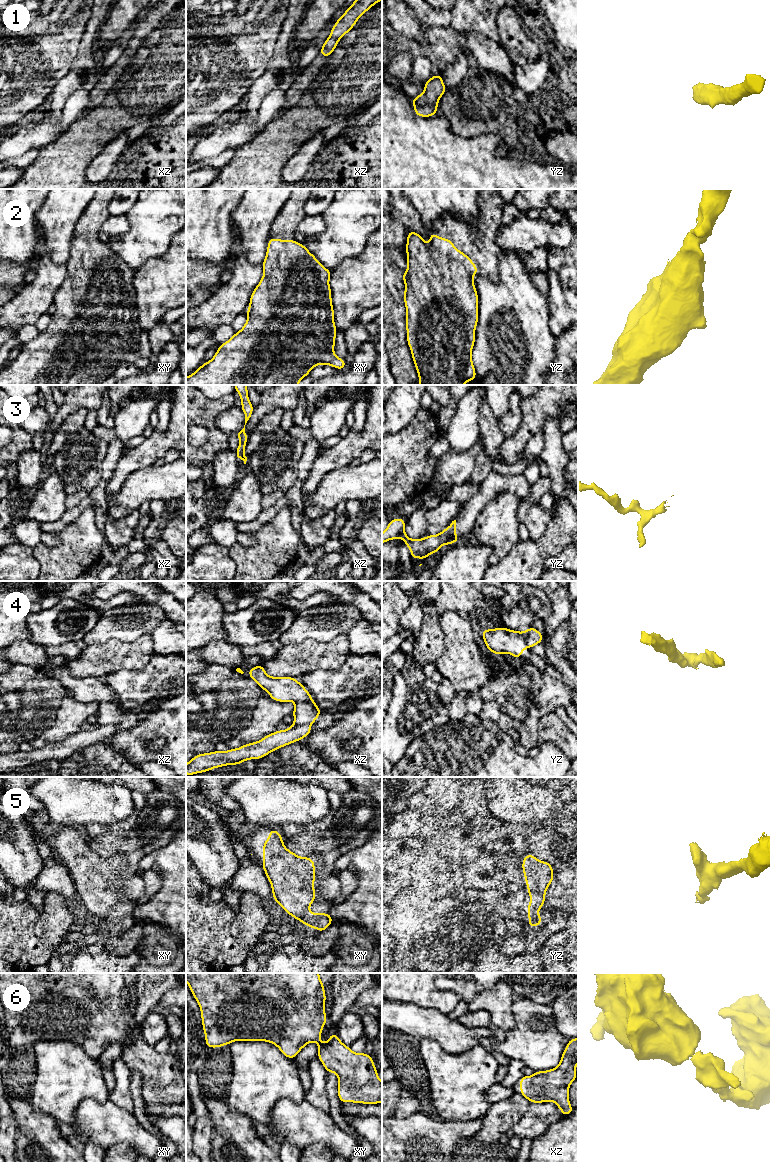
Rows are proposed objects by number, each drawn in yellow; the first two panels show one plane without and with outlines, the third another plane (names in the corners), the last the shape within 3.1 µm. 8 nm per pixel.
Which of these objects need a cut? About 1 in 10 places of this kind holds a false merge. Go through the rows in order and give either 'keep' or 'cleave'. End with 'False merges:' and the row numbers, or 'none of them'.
1: keep
2: keep
3: keep
4: cleave
5: keep
6: keep
False merges: 4

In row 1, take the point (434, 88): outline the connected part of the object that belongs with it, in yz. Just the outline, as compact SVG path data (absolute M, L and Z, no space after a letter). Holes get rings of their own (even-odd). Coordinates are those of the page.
M433 75L428 81L424 84L424 93L419 94L417 97L412 98L412 104L414 107L414 112L418 117L432 117L436 115L438 110L438 102L443 94L447 91L448 88L444 86L443 78L441 75Z

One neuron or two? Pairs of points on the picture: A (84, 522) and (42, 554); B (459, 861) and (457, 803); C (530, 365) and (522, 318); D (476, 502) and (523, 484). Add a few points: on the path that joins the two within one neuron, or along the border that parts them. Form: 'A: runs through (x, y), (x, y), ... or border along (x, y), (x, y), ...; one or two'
A: runs through (77, 533), (56, 554), (53, 554); one
B: runs through (459, 847), (458, 817); one
C: runs through (525, 353), (523, 330); one
D: runs through (488, 491), (495, 484), (511, 484); one

